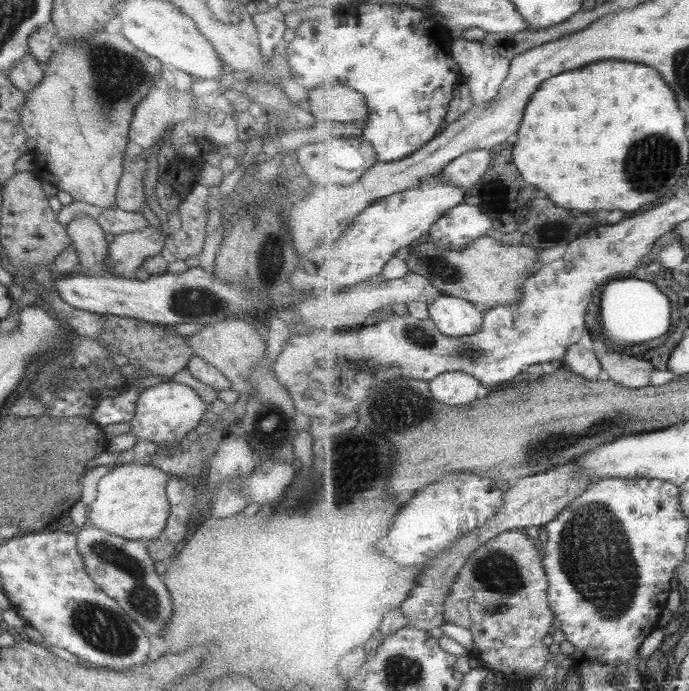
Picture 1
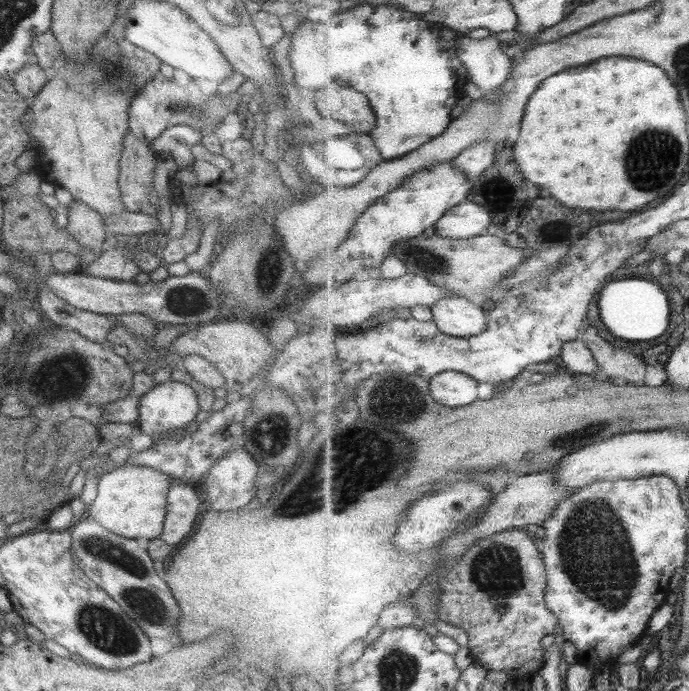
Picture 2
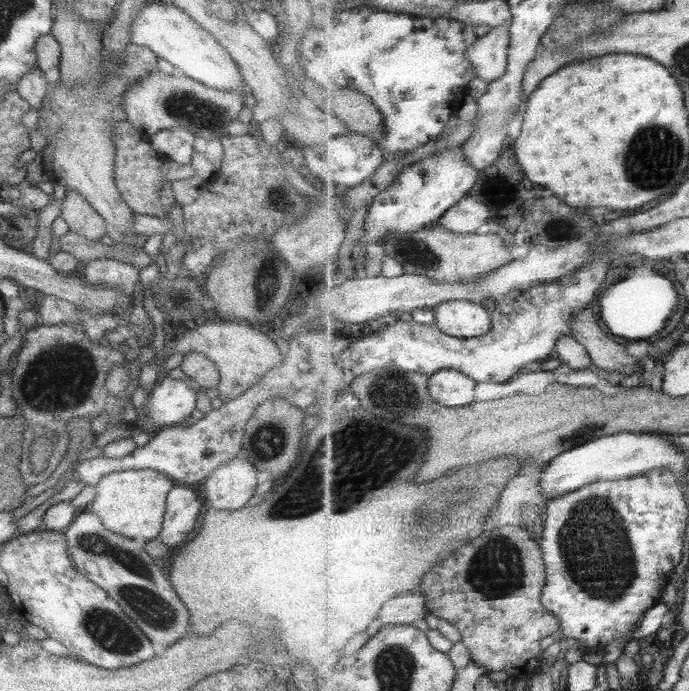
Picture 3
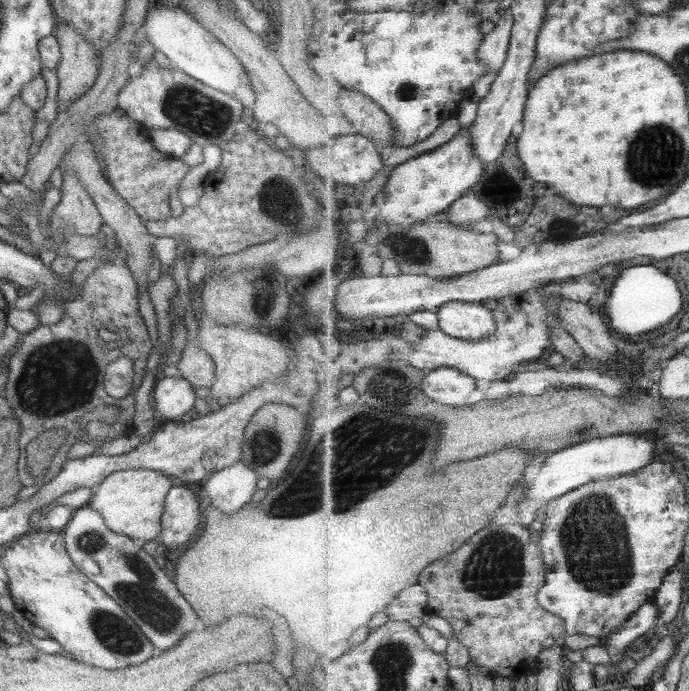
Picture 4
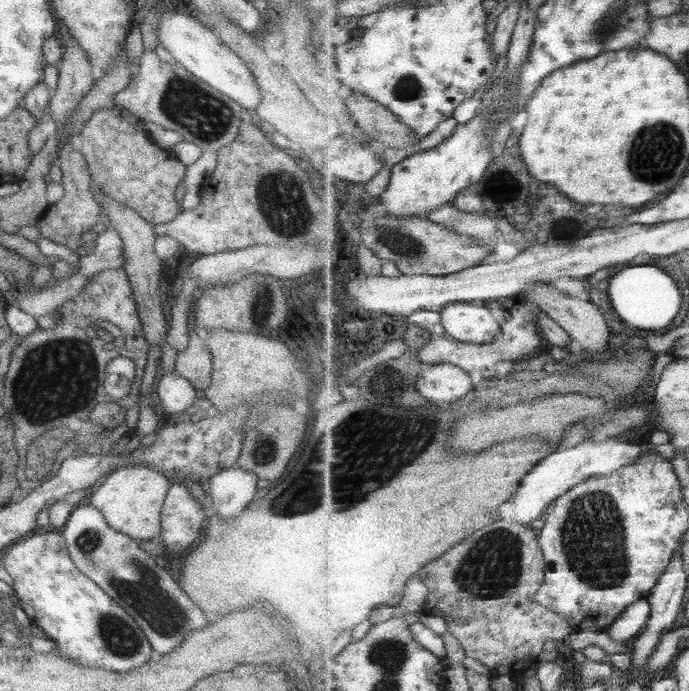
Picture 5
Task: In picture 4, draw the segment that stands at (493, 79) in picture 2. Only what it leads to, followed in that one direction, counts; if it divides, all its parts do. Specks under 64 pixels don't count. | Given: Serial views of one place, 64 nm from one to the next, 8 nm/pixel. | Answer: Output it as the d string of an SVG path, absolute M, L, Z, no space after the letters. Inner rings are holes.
M508 8L498 20L493 30L486 35L478 55L486 64L488 72L498 71L505 64L510 49L512 30L515 24L514 12Z

